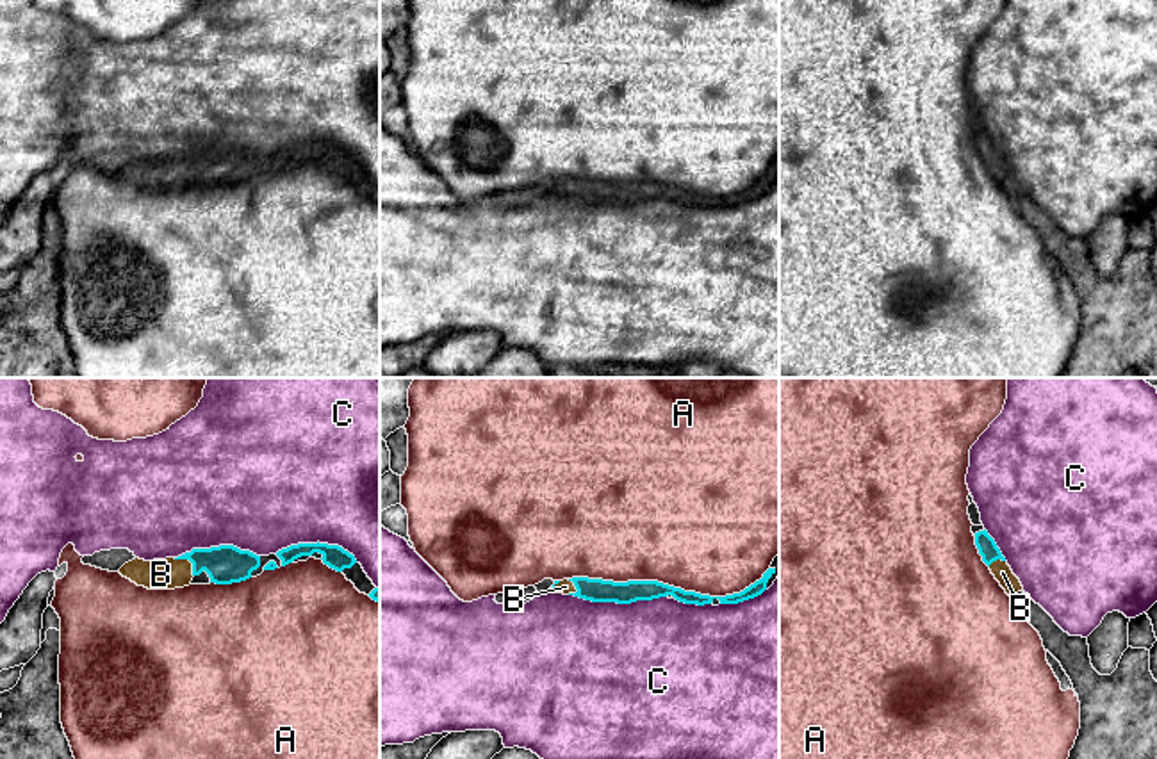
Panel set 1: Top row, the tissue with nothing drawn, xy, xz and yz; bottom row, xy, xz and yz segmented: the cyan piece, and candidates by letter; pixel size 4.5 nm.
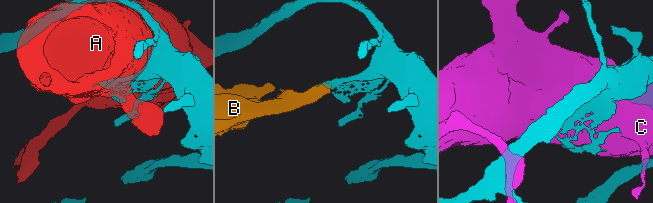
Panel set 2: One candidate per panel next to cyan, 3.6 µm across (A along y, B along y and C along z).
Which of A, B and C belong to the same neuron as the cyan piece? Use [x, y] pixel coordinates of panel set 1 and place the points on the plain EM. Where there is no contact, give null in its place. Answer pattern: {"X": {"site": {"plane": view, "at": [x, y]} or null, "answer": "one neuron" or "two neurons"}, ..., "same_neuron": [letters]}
{"A": {"site": {"plane": "xz", "at": [667, 186]}, "answer": "two neurons"}, "B": {"site": {"plane": "xy", "at": [189, 161]}, "answer": "one neuron"}, "C": {"site": {"plane": "xz", "at": [617, 204]}, "answer": "two neurons"}, "same_neuron": ["B"]}

